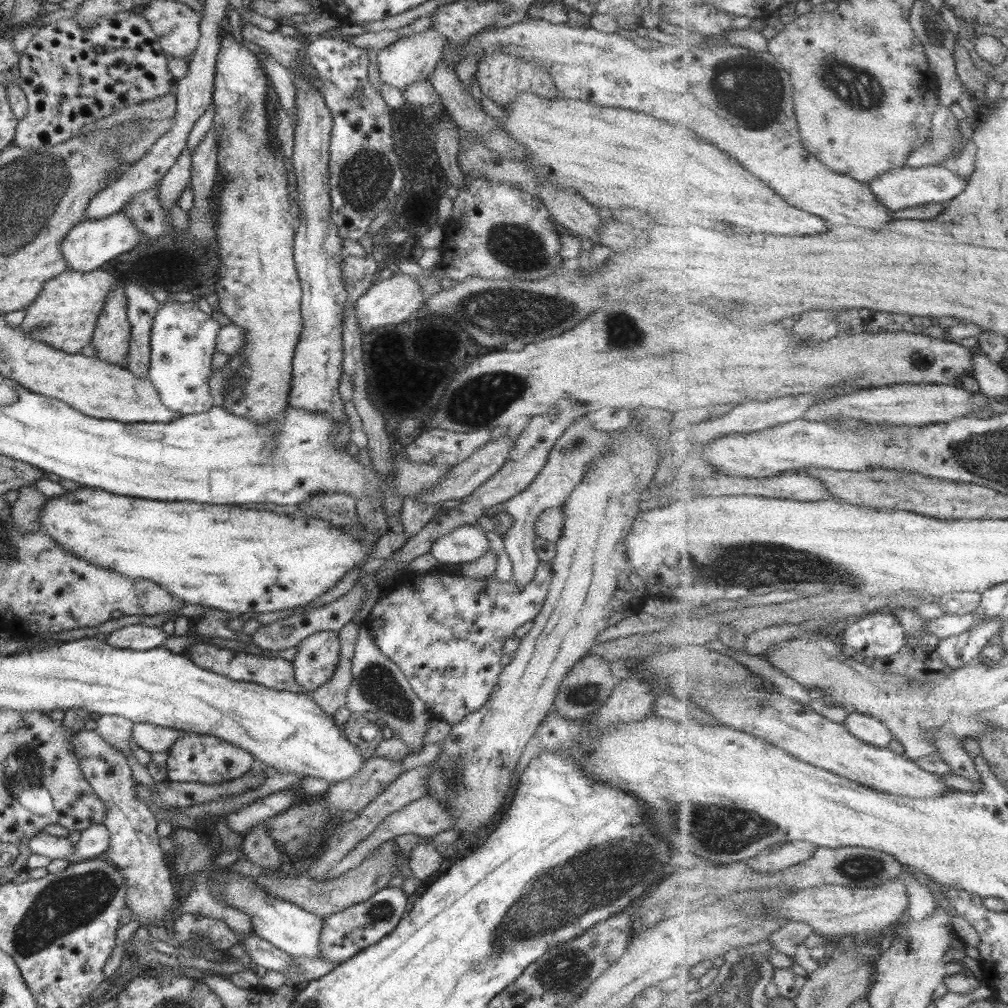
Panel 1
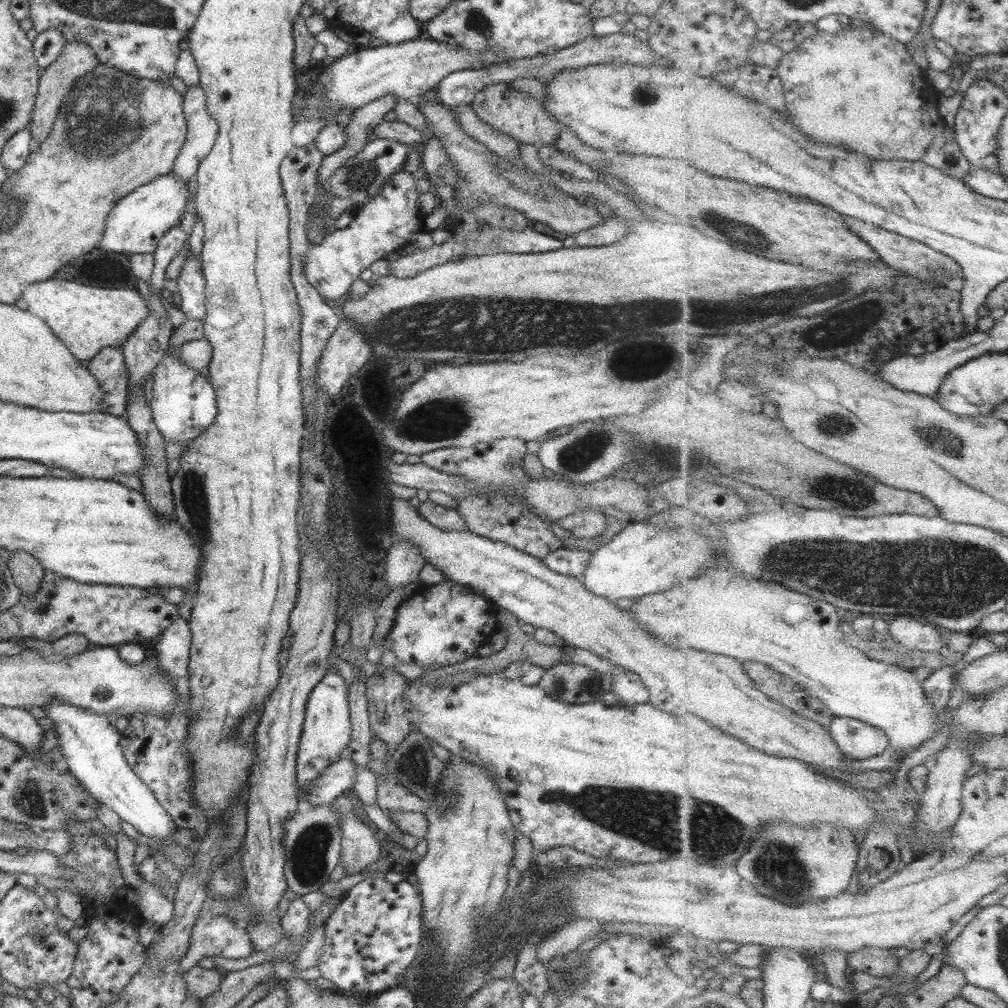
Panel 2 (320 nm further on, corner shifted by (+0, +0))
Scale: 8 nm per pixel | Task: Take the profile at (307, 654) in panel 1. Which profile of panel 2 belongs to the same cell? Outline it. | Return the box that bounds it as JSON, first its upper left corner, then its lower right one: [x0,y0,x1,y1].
[294,672,350,788]

